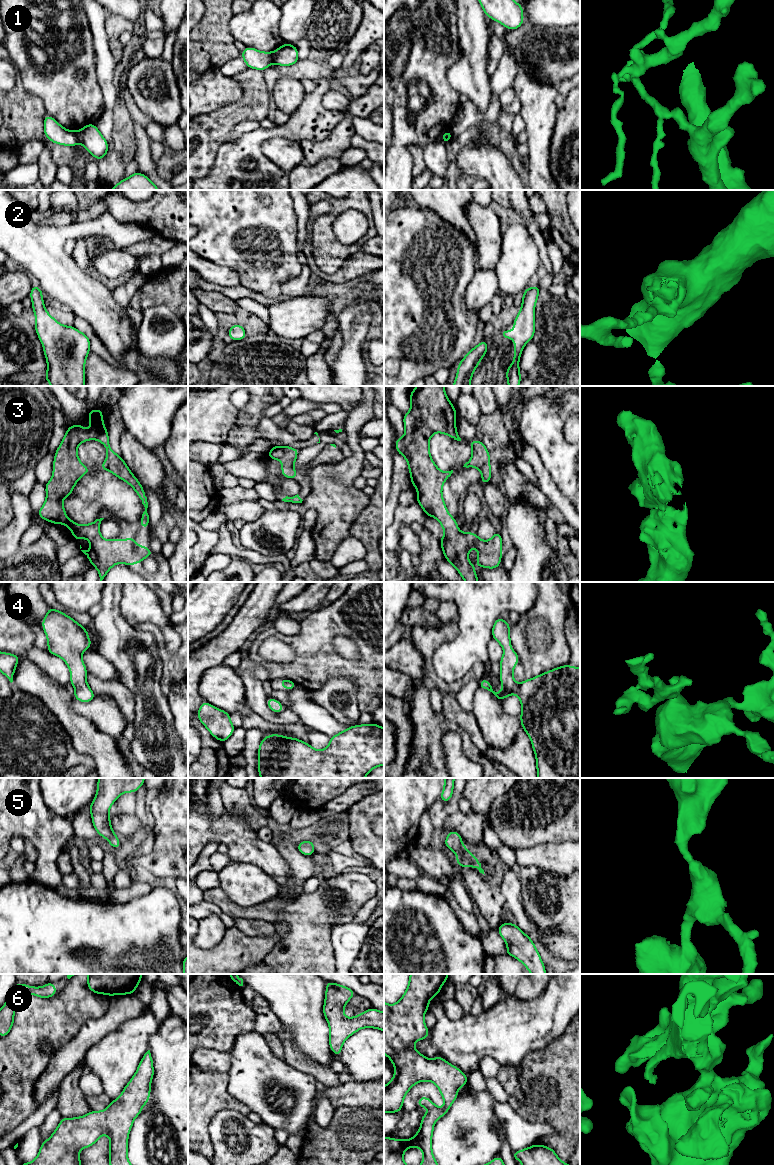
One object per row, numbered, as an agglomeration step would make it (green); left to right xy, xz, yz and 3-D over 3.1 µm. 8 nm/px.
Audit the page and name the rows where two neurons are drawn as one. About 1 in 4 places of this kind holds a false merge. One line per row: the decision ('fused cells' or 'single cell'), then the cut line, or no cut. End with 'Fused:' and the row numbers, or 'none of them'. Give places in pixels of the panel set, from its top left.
1: fused cells; cut in xy along (76, 132), (79, 142)
2: single cell; no cut
3: single cell; no cut
4: single cell; no cut
5: single cell; no cut
6: single cell; no cut
Fused: 1

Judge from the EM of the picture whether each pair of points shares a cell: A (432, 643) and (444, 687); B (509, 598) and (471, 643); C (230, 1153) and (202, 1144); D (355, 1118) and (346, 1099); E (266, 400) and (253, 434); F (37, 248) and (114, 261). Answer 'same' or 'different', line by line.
A: same
B: same
C: different
D: different
E: same
F: different

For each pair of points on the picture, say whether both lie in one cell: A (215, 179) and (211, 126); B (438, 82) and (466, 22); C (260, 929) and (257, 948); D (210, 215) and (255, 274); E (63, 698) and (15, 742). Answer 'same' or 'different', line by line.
A: different
B: different
C: different
D: same
E: different

